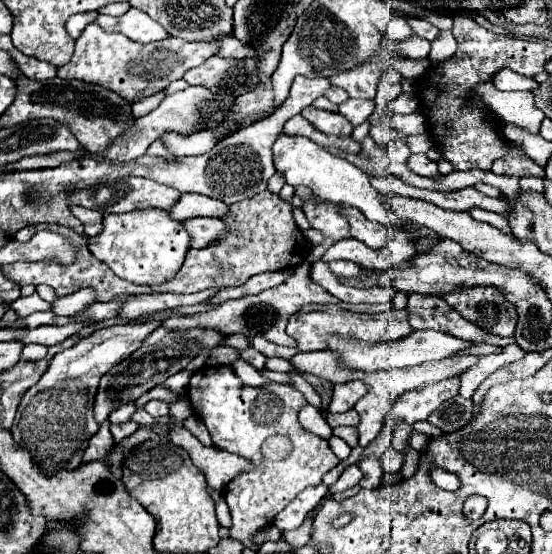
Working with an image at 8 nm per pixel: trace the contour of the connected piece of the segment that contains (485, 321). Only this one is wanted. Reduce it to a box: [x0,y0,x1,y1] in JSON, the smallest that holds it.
[444,287,516,337]

